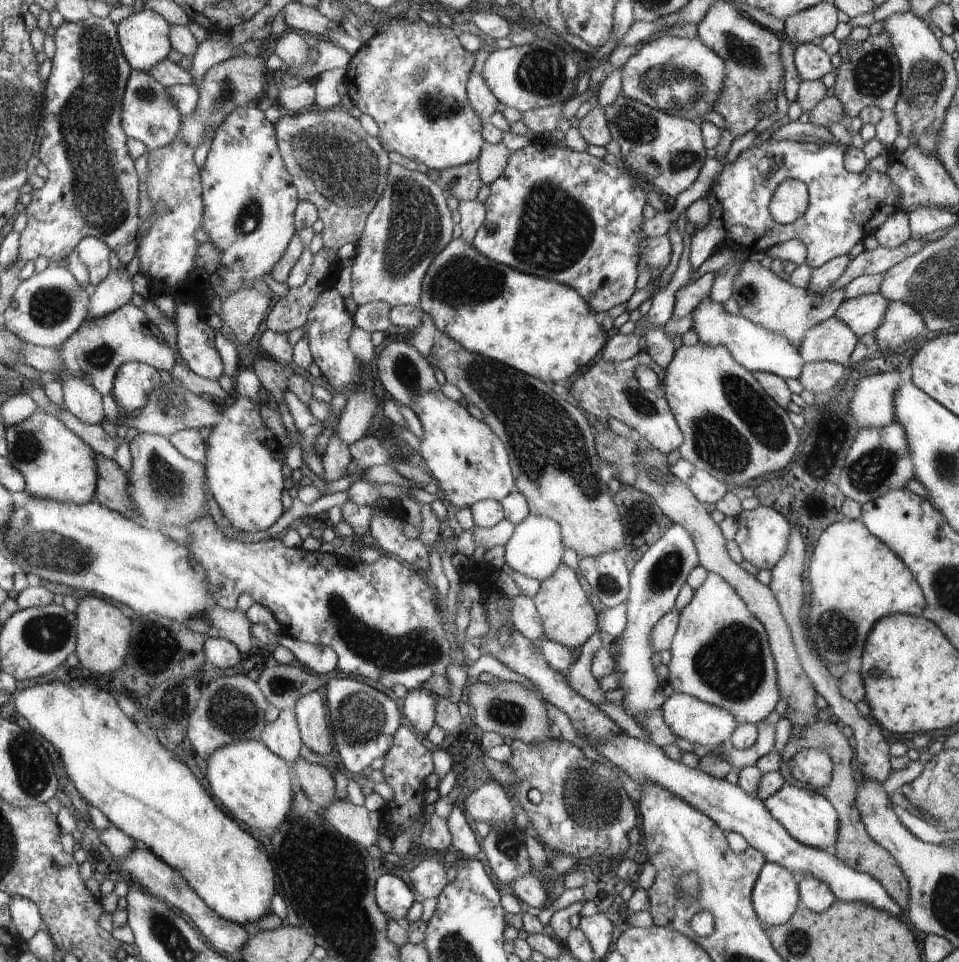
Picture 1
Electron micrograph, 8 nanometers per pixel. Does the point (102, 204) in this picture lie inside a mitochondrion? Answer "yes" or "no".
yes

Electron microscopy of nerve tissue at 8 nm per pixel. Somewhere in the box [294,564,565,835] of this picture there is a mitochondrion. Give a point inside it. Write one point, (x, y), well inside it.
(418, 648)

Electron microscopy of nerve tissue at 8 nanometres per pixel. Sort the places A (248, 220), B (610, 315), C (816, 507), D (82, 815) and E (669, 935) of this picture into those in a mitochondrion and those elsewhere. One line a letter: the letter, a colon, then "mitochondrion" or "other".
A: mitochondrion
B: other
C: other
D: other
E: other

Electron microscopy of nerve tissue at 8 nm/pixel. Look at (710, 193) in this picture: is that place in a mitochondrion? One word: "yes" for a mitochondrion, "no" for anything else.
no

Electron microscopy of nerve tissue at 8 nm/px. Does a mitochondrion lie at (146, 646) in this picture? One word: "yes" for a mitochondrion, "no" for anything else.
no

